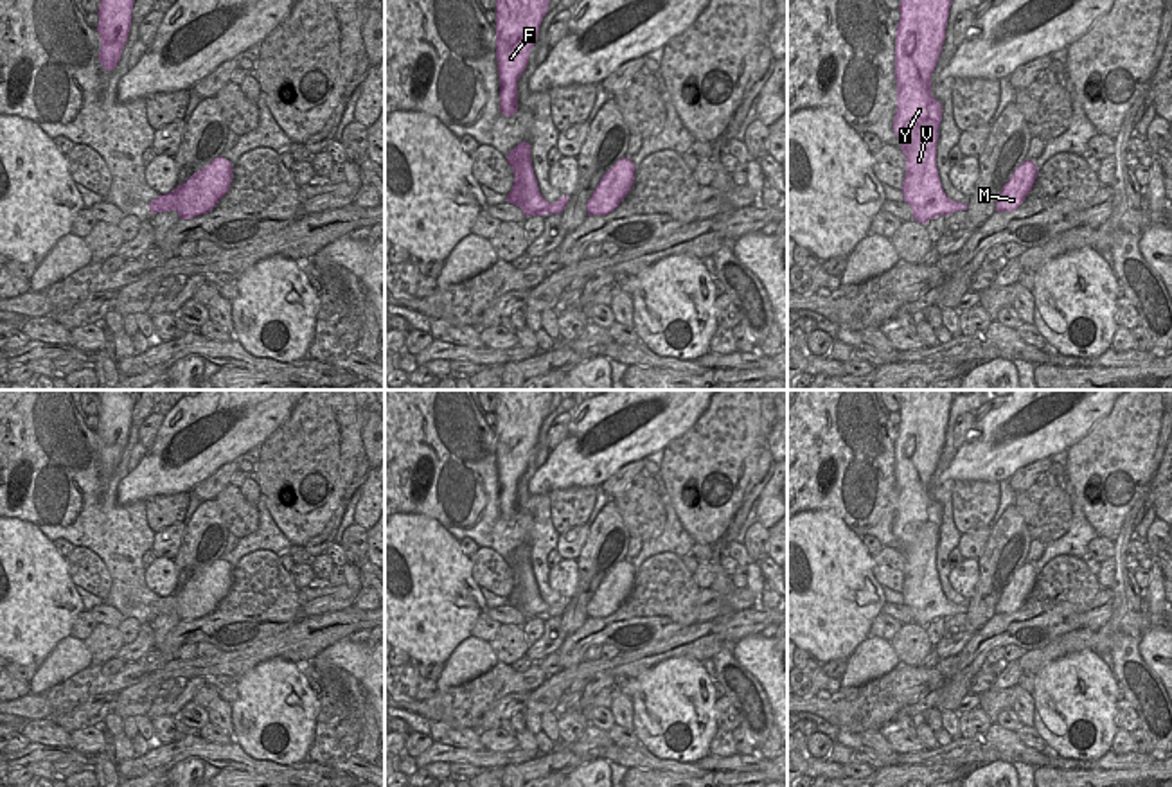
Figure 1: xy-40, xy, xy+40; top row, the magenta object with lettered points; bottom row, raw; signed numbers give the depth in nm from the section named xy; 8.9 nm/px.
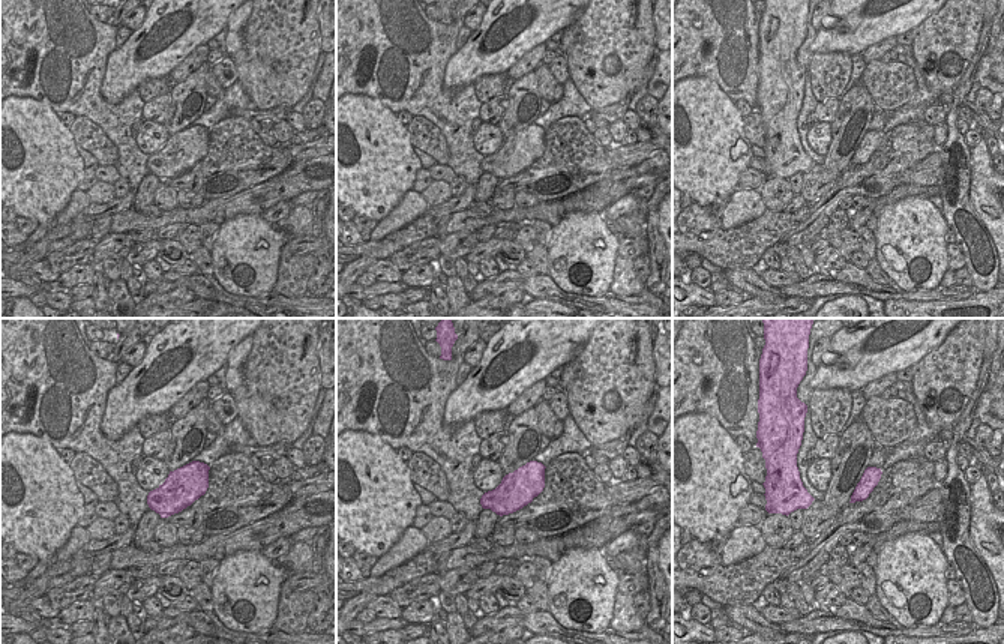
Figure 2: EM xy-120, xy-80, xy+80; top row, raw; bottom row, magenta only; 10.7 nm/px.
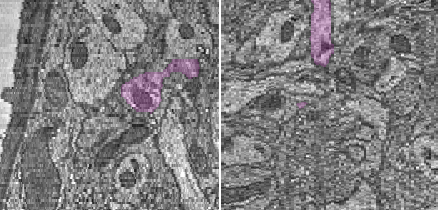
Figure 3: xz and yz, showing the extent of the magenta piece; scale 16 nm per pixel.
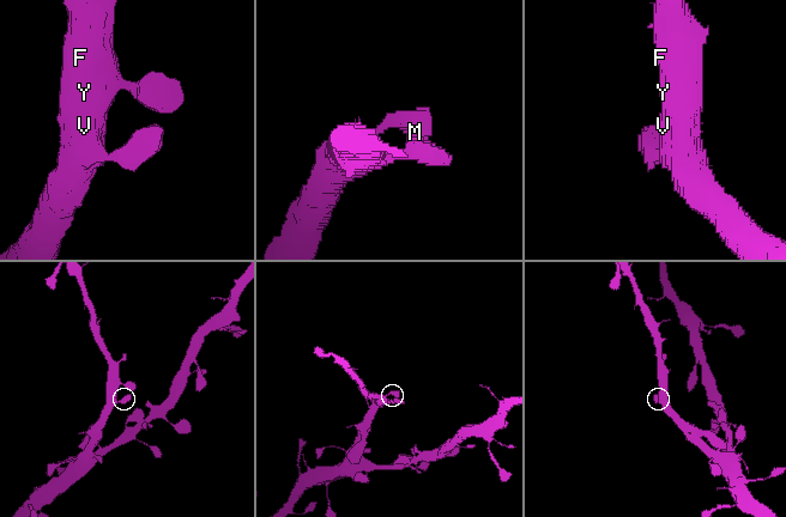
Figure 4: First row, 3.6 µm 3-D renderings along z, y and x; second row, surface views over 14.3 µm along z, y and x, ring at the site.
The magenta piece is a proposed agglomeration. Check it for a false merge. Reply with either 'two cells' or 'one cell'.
one cell

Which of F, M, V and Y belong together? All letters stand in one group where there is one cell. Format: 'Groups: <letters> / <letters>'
Groups: F M V Y

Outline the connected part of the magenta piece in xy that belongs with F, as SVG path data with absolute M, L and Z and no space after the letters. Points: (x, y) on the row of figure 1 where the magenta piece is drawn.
M496 0L496 61L500 110L518 113L518 79L528 65L550 0Z

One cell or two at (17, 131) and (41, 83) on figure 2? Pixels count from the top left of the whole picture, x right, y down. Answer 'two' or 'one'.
two

